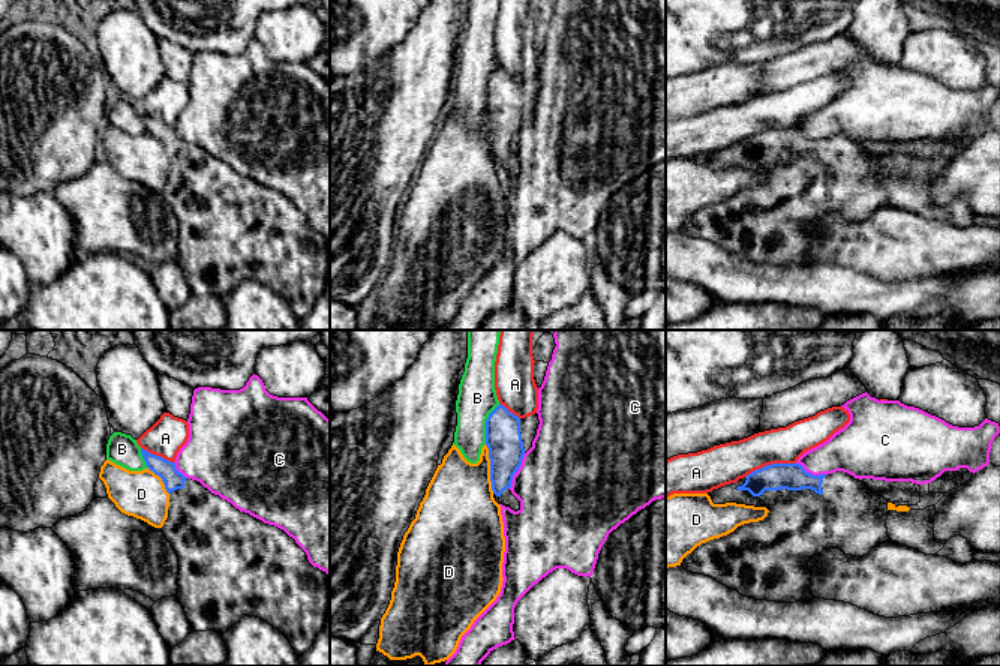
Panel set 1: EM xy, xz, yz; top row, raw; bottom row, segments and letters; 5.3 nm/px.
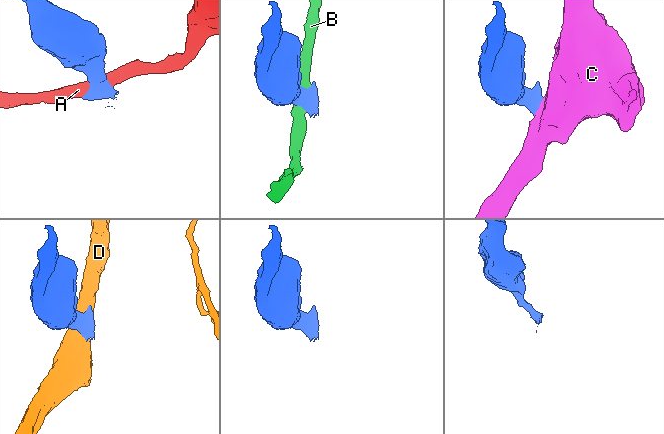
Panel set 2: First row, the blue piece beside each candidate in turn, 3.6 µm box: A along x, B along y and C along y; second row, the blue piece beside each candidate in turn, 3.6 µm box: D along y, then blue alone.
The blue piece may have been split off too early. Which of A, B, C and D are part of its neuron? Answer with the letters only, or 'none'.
none

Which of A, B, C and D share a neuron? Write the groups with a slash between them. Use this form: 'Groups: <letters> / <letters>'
Groups: A / B / C / D

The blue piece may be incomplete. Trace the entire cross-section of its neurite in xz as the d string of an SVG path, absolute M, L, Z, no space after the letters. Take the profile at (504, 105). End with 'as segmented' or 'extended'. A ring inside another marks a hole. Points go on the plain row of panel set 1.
M501 68L486 84L492 154L499 168L514 176L520 174L520 165L510 154L513 140L520 132L523 118L532 111L538 88L537 76L519 82Z; extended

